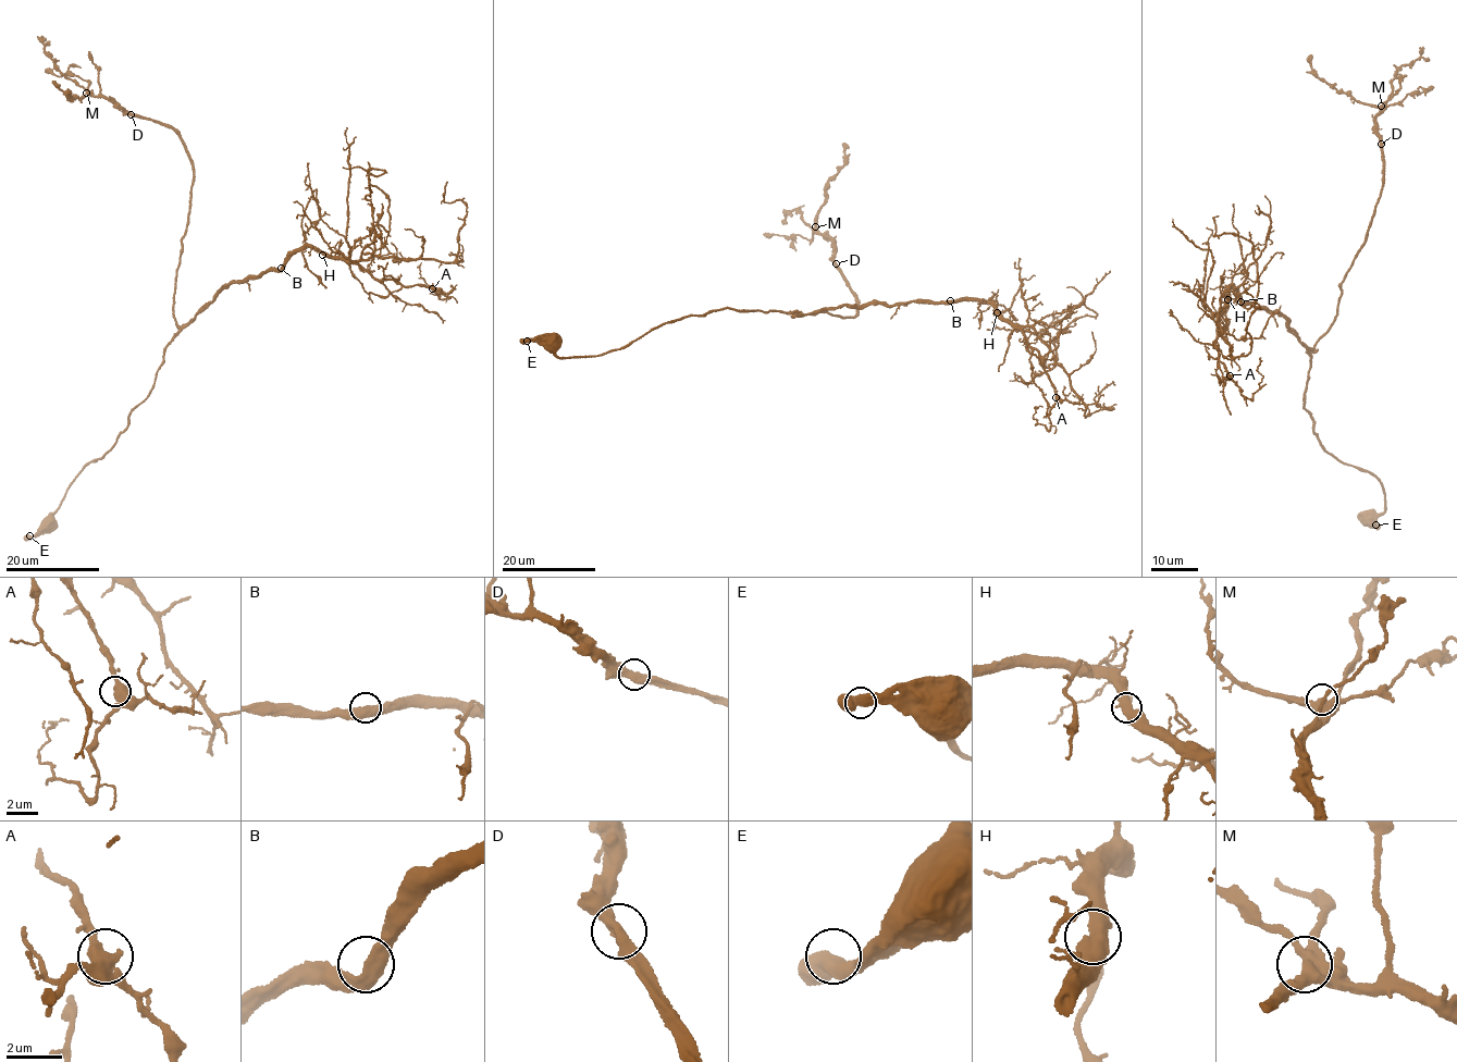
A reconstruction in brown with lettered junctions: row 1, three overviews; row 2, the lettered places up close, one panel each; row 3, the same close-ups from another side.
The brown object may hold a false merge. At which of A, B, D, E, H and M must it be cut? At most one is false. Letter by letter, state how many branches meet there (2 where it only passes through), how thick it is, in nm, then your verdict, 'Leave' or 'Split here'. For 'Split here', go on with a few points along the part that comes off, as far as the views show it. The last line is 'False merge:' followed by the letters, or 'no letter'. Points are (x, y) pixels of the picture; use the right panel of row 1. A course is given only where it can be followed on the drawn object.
A: Branches: 2. Thickness 480 nm. Leave
B: Branches: 2. Thickness 550 nm. Leave
D: Branches: 2. Thickness 460 nm. Leave
E: Branches: 2. Thickness 550 nm. Leave
H: Branches: 2. Thickness 550 nm. Leave
M: Branches: 2. Thickness 500 nm. Leave
False merge: no letter

